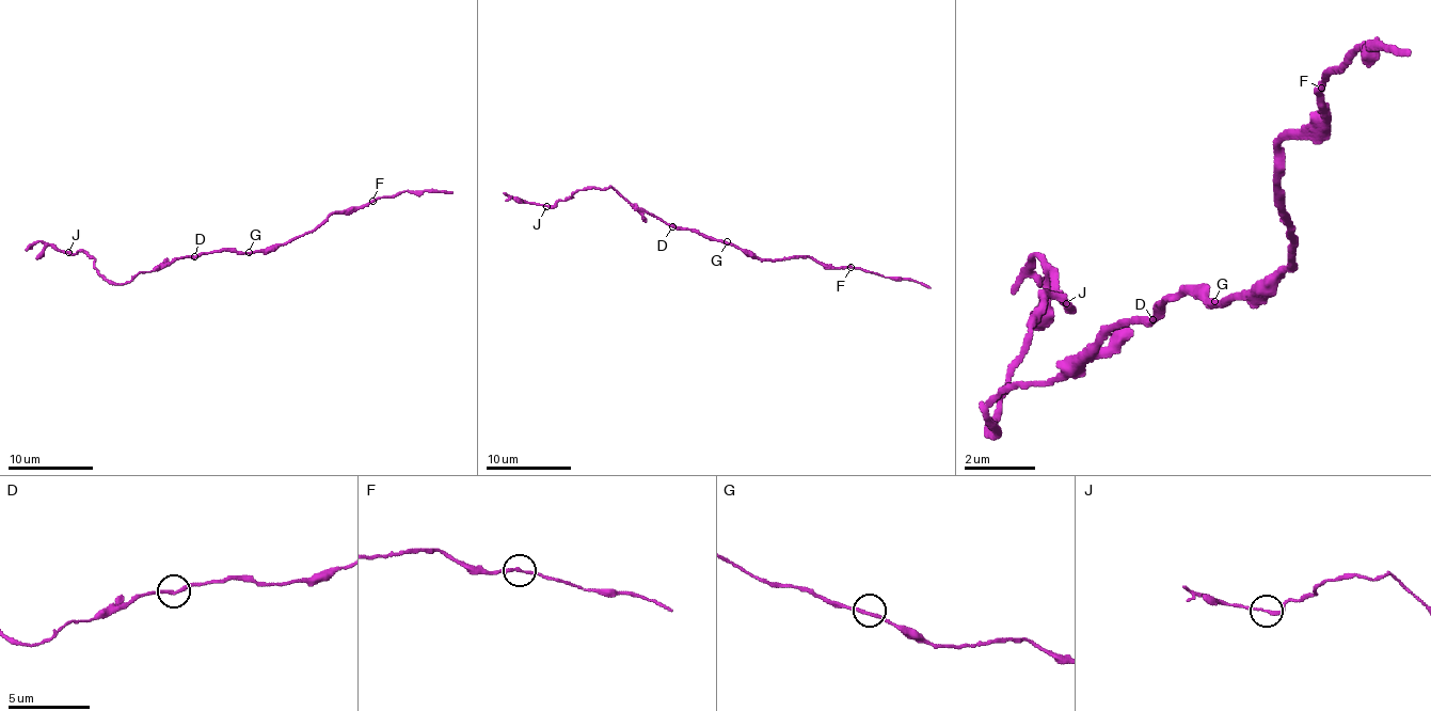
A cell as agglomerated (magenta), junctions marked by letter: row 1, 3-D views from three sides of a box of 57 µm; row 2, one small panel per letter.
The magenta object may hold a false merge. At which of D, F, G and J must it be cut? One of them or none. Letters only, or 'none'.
J

